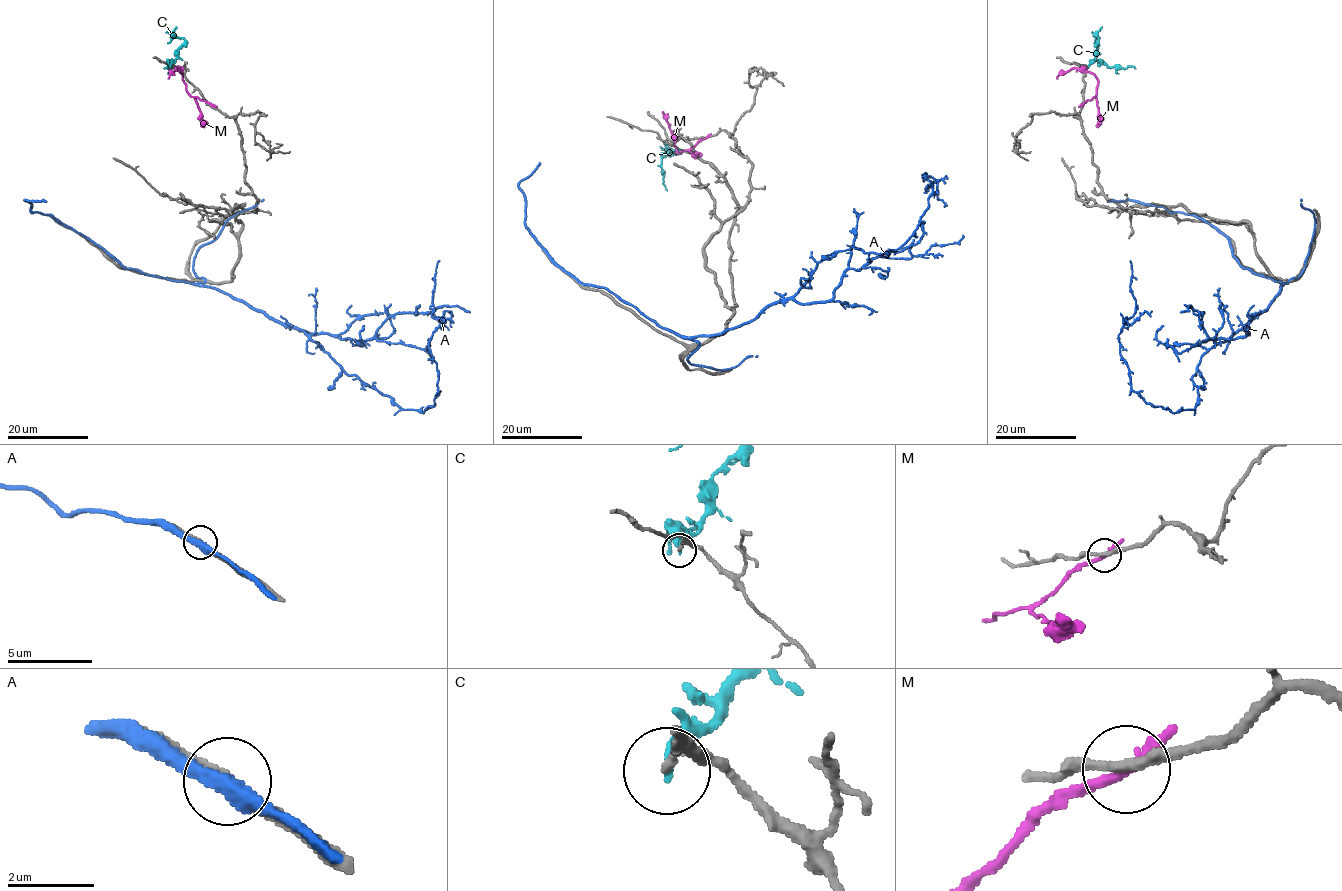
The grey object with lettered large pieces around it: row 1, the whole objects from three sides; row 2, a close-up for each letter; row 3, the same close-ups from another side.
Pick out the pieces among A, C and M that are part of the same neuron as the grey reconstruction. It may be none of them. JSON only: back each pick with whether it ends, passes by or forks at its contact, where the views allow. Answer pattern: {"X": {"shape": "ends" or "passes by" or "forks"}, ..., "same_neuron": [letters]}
{"same_neuron": []}

